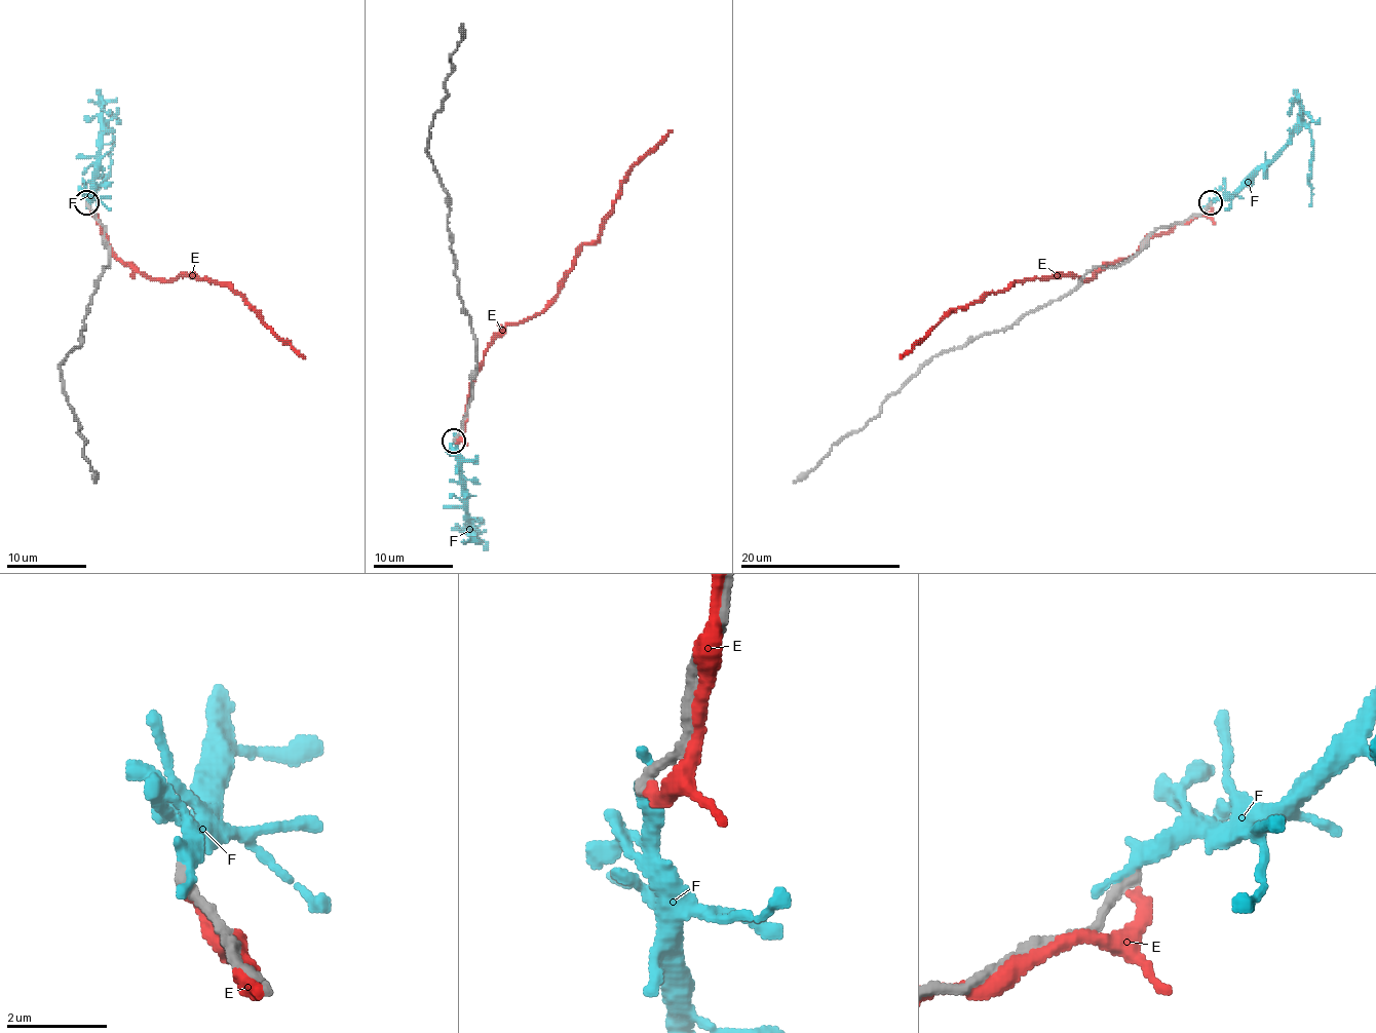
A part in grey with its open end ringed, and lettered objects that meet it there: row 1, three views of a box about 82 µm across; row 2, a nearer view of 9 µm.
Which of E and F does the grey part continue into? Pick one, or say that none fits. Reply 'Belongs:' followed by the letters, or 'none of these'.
Belongs: none of these

